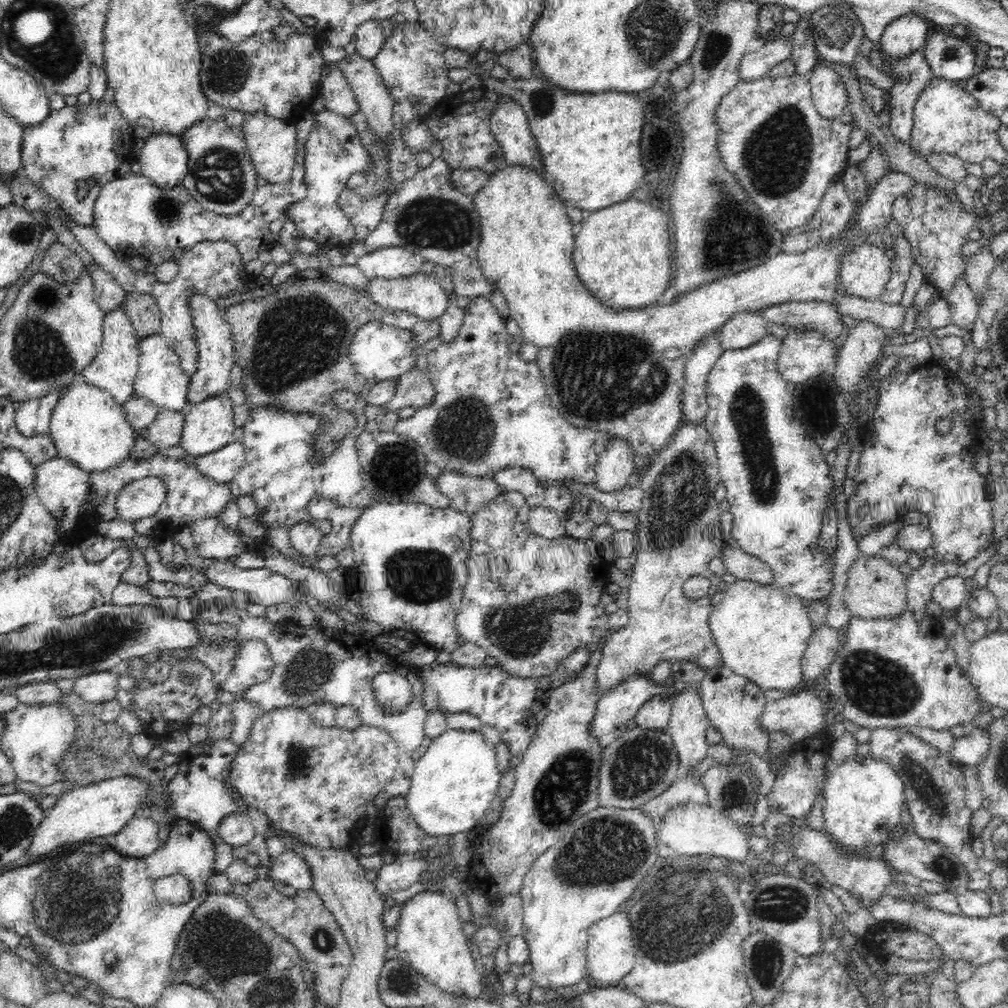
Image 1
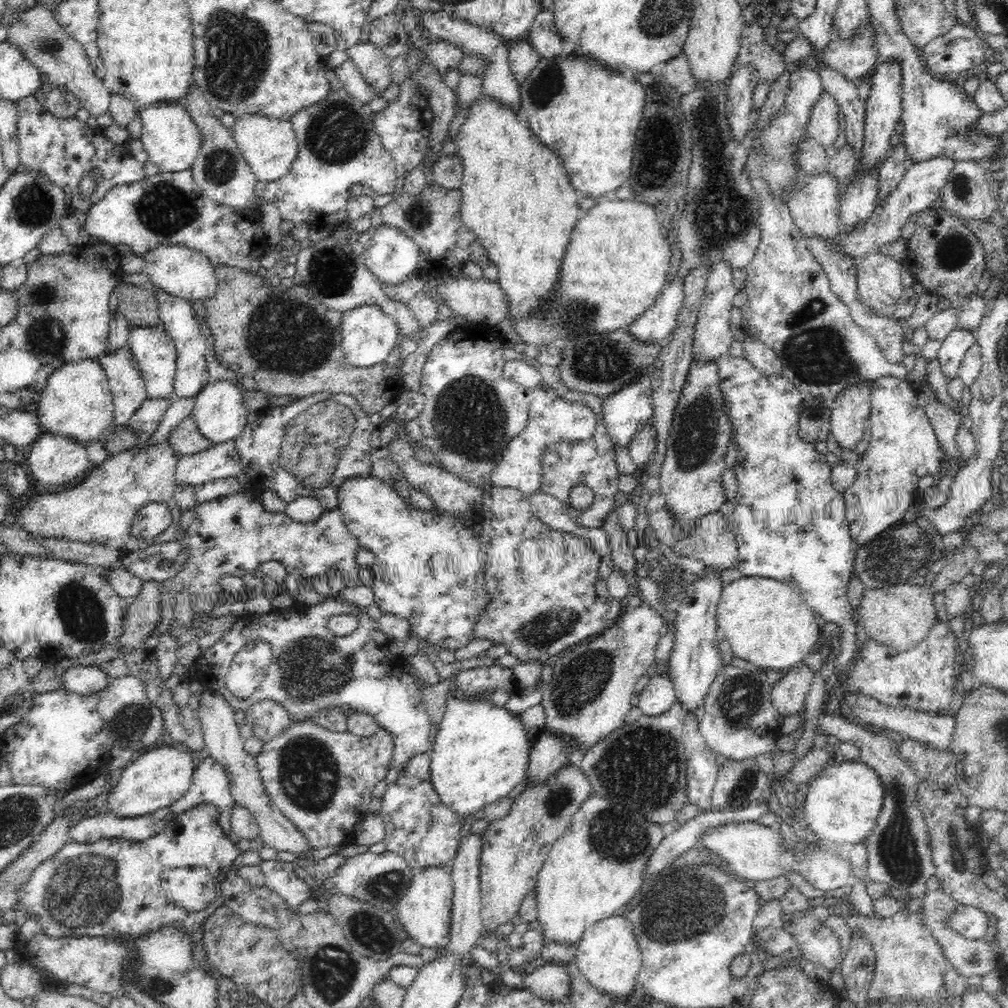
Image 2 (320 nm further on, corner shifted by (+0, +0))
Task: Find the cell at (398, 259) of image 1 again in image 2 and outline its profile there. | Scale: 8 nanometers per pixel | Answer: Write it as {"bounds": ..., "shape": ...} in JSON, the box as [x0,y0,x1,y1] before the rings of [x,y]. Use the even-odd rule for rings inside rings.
{"bounds":[362,226,420,286],"shape":[[[379,226],[362,254],[367,269],[382,284],[398,286],[420,267],[420,249],[392,226]]]}

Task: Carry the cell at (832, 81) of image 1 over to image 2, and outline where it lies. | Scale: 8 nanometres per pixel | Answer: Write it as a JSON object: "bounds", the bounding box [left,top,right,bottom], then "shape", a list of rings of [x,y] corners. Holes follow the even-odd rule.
{"bounds":[807,93,841,150],"shape":[[[830,93],[822,94],[812,107],[807,126],[808,135],[827,150],[833,146],[840,132],[840,119],[841,112],[835,98]]]}

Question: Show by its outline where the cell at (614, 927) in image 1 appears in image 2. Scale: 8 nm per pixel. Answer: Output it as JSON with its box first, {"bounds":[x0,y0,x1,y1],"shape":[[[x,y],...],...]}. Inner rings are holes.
{"bounds":[574,914,642,996],"shape":[[[615,914],[589,926],[575,944],[574,962],[586,981],[600,993],[629,996],[635,990],[636,978],[642,969],[642,955],[633,931],[633,924],[624,914]]]}

